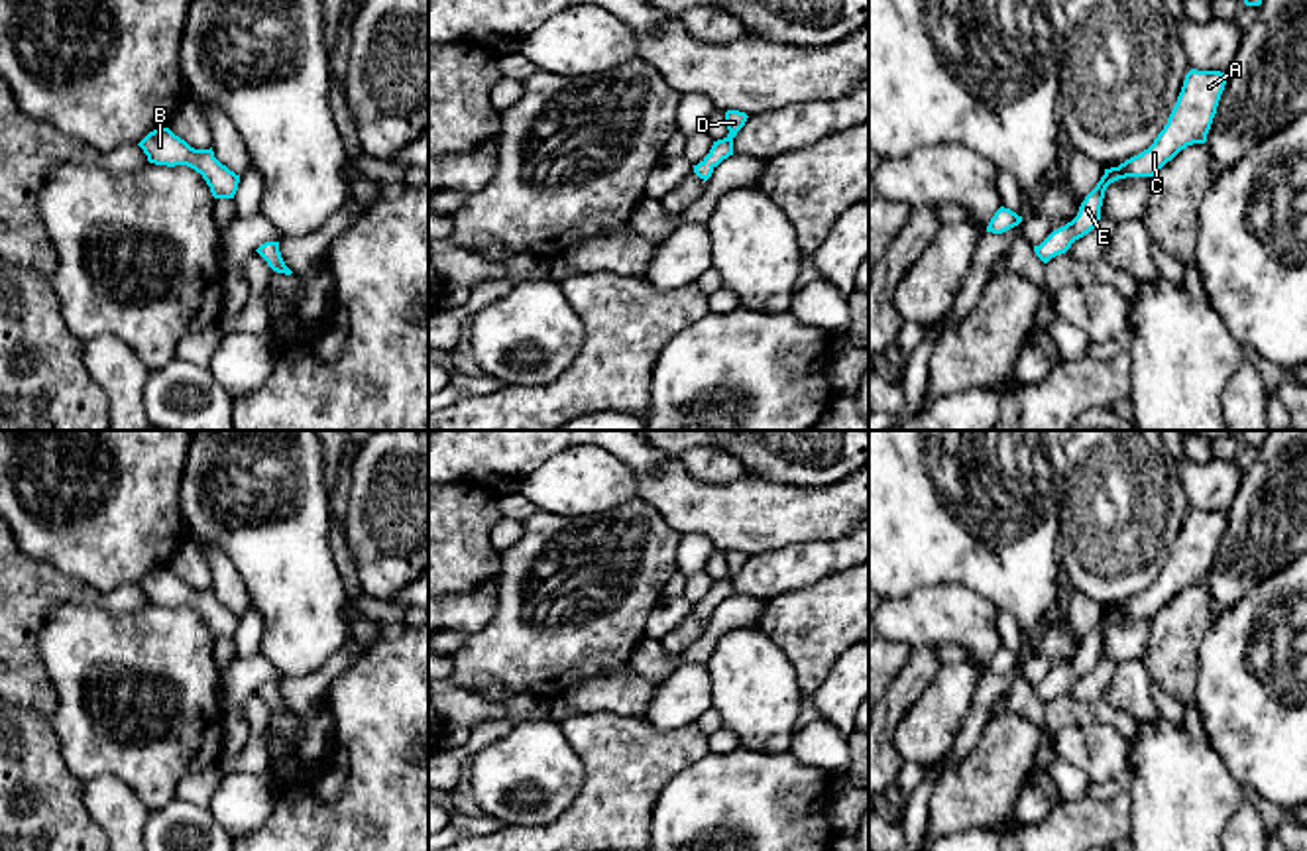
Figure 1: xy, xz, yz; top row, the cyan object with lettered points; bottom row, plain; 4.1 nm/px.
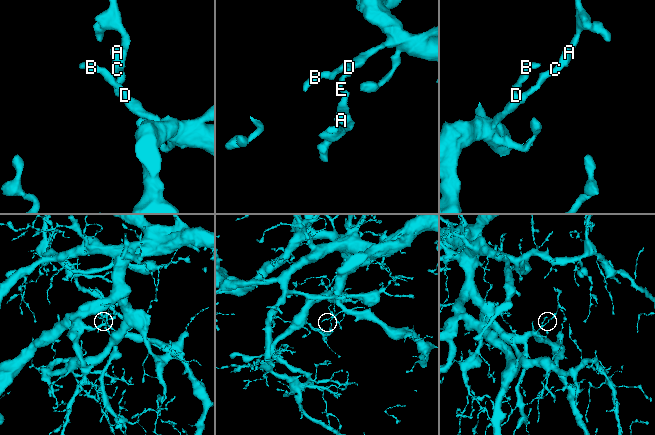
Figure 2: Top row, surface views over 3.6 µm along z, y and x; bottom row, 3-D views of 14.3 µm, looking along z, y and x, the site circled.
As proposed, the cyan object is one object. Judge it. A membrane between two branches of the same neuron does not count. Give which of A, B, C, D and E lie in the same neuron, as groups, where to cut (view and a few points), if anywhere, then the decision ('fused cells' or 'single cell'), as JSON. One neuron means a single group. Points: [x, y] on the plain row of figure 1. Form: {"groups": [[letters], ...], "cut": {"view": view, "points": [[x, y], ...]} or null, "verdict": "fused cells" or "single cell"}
{"groups": [["A", "B", "C", "D", "E"]], "cut": null, "verdict": "single cell"}

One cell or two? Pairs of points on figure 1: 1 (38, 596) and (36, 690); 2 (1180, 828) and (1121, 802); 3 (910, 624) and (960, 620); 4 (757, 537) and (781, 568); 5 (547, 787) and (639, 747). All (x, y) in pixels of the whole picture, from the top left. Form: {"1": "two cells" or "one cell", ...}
{"1": "one cell", "2": "two cells", "3": "one cell", "4": "two cells", "5": "two cells"}

